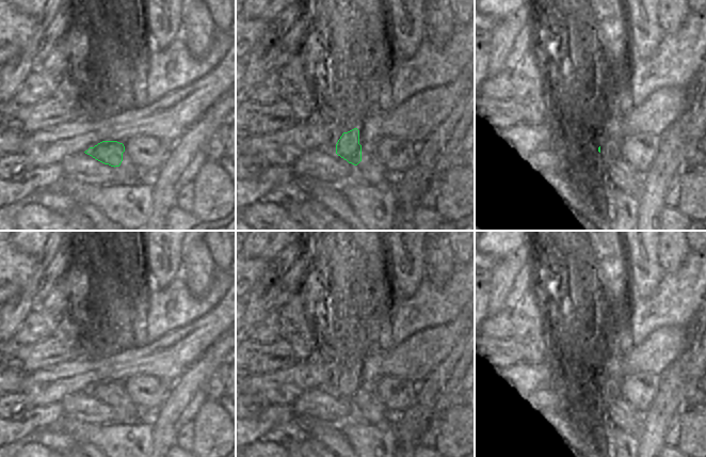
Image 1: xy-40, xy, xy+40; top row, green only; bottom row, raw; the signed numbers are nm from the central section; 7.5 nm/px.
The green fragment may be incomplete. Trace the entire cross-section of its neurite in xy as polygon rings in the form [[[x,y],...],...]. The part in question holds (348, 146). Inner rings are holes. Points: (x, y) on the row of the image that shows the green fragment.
[[[357,128],[342,133],[336,144],[336,154],[349,162],[353,172],[348,182],[362,182],[371,186],[389,182],[391,174],[379,159],[375,146],[376,143],[371,147],[362,146]]]

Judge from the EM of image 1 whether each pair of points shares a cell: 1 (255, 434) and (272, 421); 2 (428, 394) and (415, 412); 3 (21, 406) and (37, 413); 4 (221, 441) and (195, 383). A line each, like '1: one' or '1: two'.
1: one
2: one
3: two
4: two

